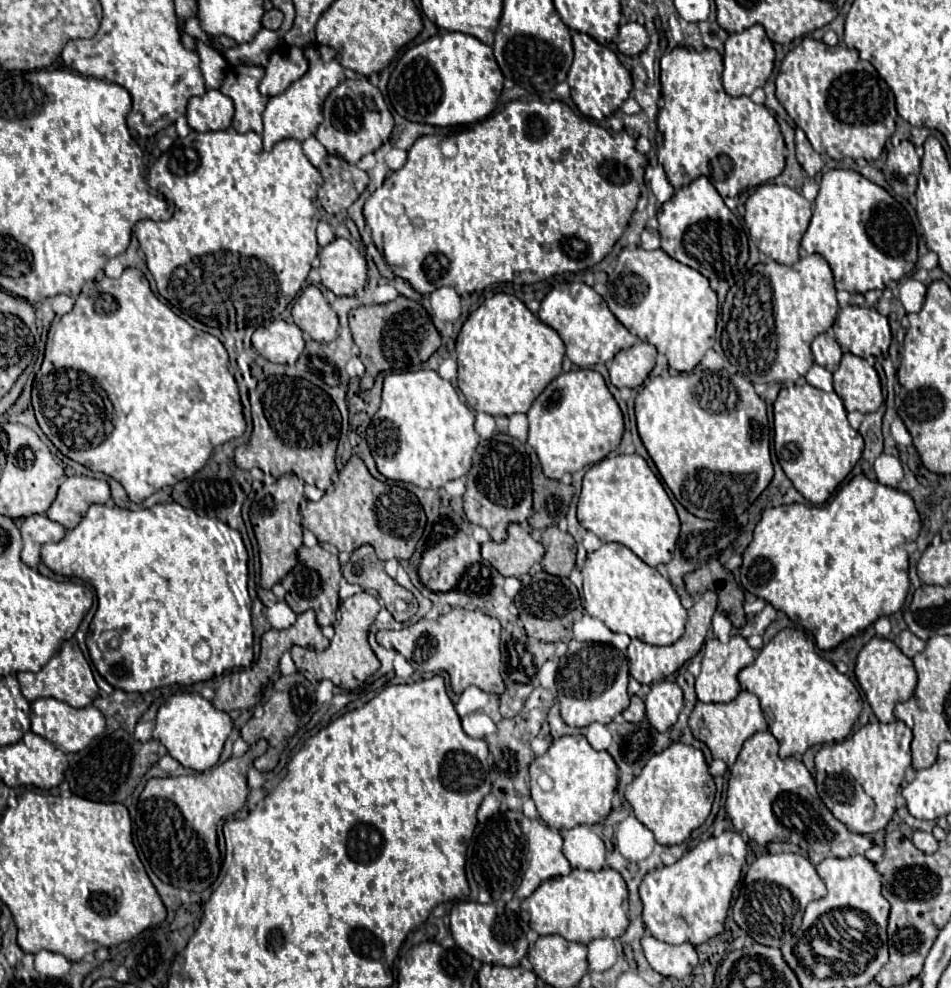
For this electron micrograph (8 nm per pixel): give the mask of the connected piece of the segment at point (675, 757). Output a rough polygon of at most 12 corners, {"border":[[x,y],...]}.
{"border":[[671,743],[625,797],[663,847],[711,813],[699,749]]}

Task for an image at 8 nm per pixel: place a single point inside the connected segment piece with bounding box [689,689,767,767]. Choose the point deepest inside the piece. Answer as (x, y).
(724, 727)

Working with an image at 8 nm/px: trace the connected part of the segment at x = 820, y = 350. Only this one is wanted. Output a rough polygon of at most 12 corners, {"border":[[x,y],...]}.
{"border":[[831,333],[815,337],[811,351],[817,365],[839,367],[843,351]]}

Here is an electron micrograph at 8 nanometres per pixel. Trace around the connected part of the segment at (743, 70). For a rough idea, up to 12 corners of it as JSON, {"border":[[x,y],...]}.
{"border":[[761,25],[729,35],[723,87],[751,95],[773,71],[775,51]]}

